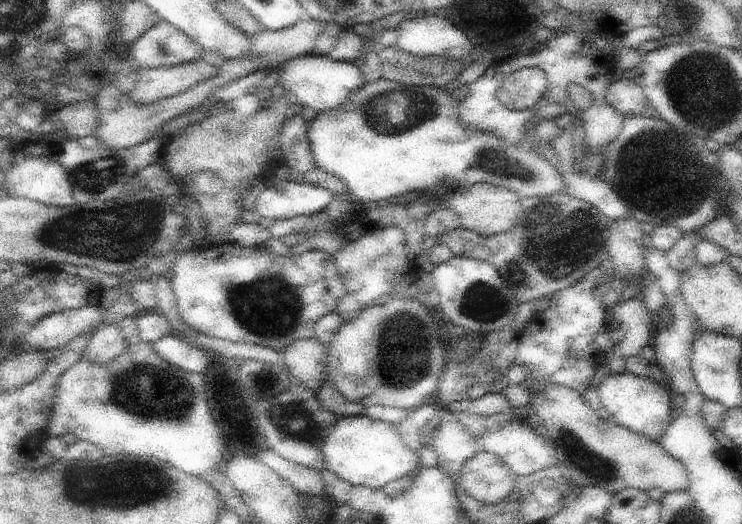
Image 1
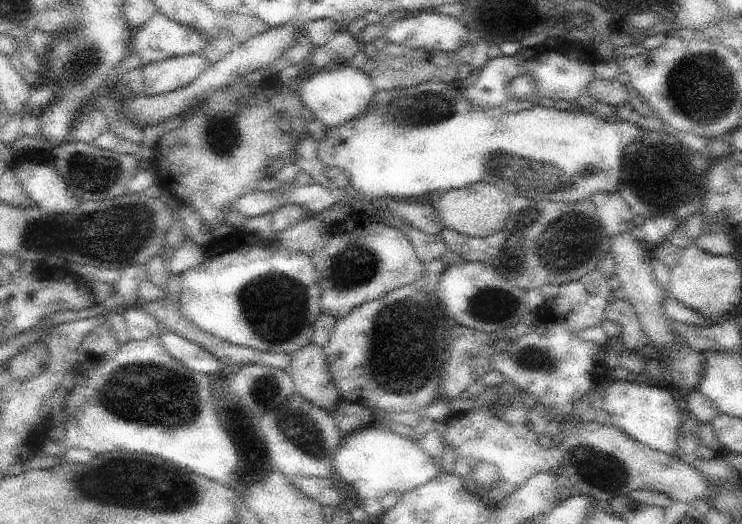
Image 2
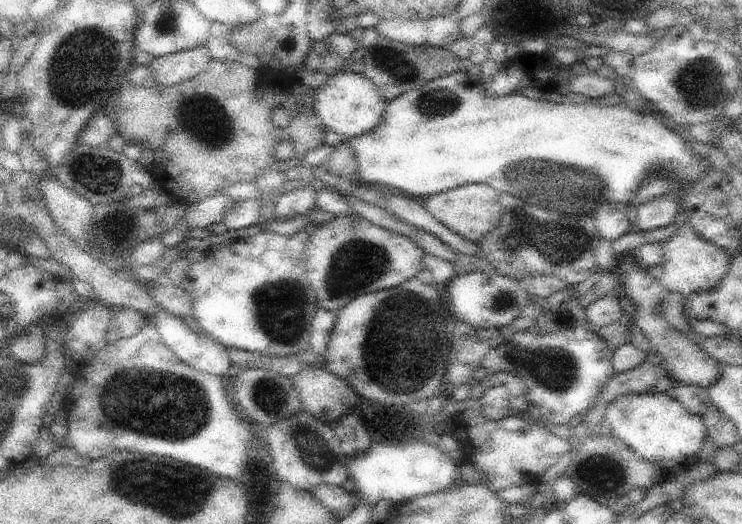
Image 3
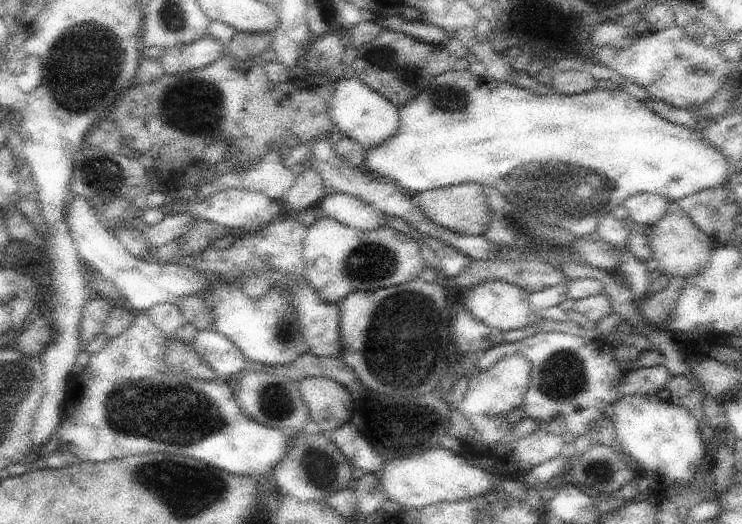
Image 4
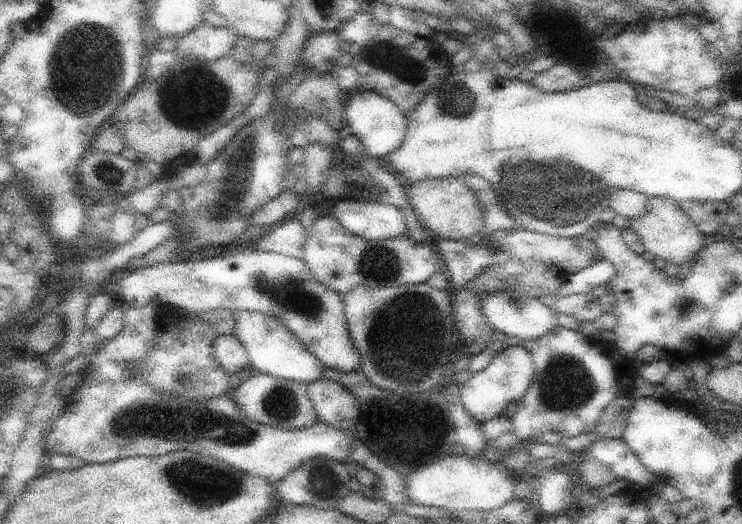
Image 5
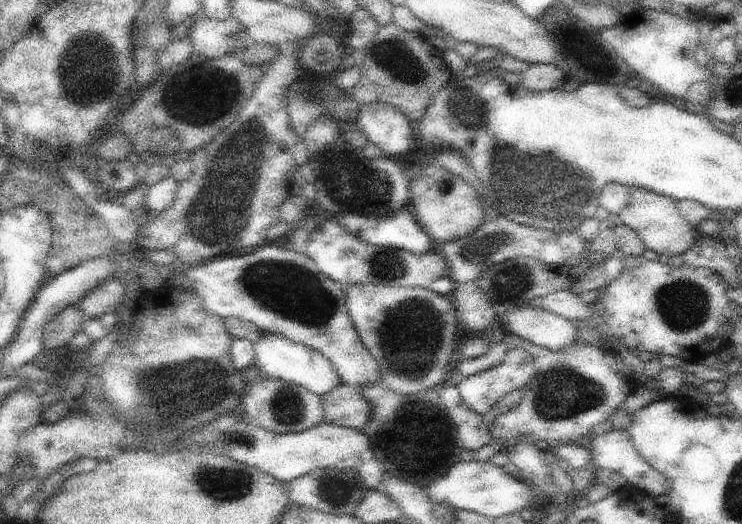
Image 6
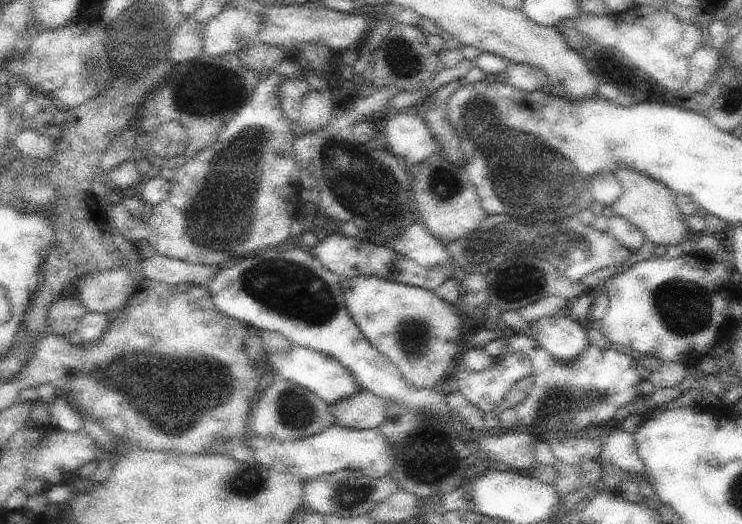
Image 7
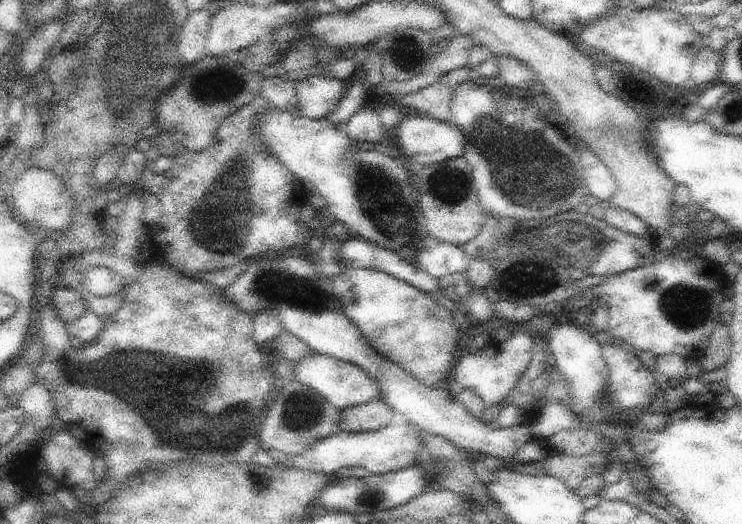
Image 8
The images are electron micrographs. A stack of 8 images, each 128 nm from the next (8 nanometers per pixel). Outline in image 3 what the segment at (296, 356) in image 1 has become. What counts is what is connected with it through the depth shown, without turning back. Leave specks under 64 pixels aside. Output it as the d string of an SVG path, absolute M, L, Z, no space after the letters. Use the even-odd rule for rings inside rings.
M324 365L304 367L293 378L293 381L303 406L316 418L328 424L333 420L338 420L354 404L359 402L358 395L352 386L338 378L335 374L332 374L332 371L329 371Z

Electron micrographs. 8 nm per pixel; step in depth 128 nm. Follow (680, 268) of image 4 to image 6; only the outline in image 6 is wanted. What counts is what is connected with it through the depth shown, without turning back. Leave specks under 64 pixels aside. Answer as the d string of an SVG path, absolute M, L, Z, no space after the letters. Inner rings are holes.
M638 187L628 188L631 196L629 205L619 212L623 223L636 232L647 249L654 250L658 255L665 254L673 260L680 260L699 240L700 233L696 227L684 218L673 198Z

